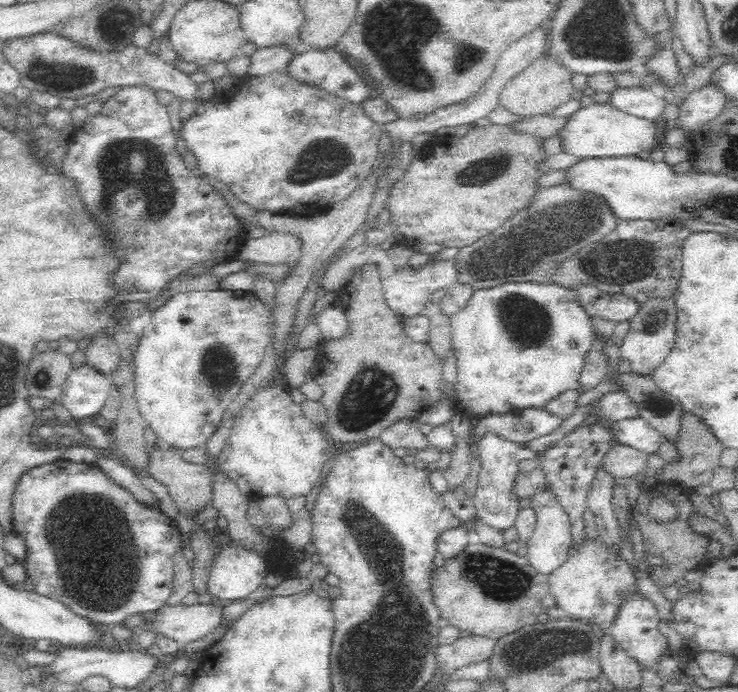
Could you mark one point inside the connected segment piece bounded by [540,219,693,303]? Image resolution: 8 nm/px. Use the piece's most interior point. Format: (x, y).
(639, 258)

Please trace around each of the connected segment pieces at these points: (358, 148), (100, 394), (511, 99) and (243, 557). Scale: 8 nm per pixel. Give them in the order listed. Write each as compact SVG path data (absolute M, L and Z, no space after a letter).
M276 70L268 74L252 75L252 78L242 77L240 82L240 98L232 102L220 102L211 96L206 101L199 101L194 114L183 124L181 137L187 144L187 149L194 153L198 159L198 172L208 178L216 178L225 183L229 189L236 194L242 203L248 204L250 208L268 210L274 213L295 217L310 217L315 212L320 212L336 202L344 201L355 188L360 186L374 170L378 159L378 142L381 137L382 125L374 120L364 108L363 103L352 102L345 96L330 92L321 86L296 78L291 70Z
M82 364L79 368L74 366L69 372L66 382L62 385L60 403L70 412L72 422L90 417L99 417L100 410L107 401L111 385L111 378L100 374L94 368L90 368L86 364Z
M549 51L536 57L524 70L515 74L506 84L499 94L499 104L512 113L521 116L540 115L544 112L552 112L564 102L572 98L574 92L574 71L564 64L557 56L553 56Z
M232 543L224 546L211 564L208 581L213 597L238 600L252 594L269 571L267 557Z

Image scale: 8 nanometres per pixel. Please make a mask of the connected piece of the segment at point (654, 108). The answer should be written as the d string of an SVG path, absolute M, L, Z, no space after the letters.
M628 86L612 91L610 102L620 110L652 120L660 119L664 106L668 103L666 97L656 96L648 87Z

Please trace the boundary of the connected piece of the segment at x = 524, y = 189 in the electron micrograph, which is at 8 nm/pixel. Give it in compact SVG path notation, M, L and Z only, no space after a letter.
M514 124L475 125L469 133L458 138L452 132L432 135L430 142L416 150L415 159L403 179L395 182L386 208L392 217L387 229L401 232L411 242L439 243L445 247L465 247L504 226L504 223L523 210L540 190L540 178L548 174L550 155L544 150L544 137L523 131Z

